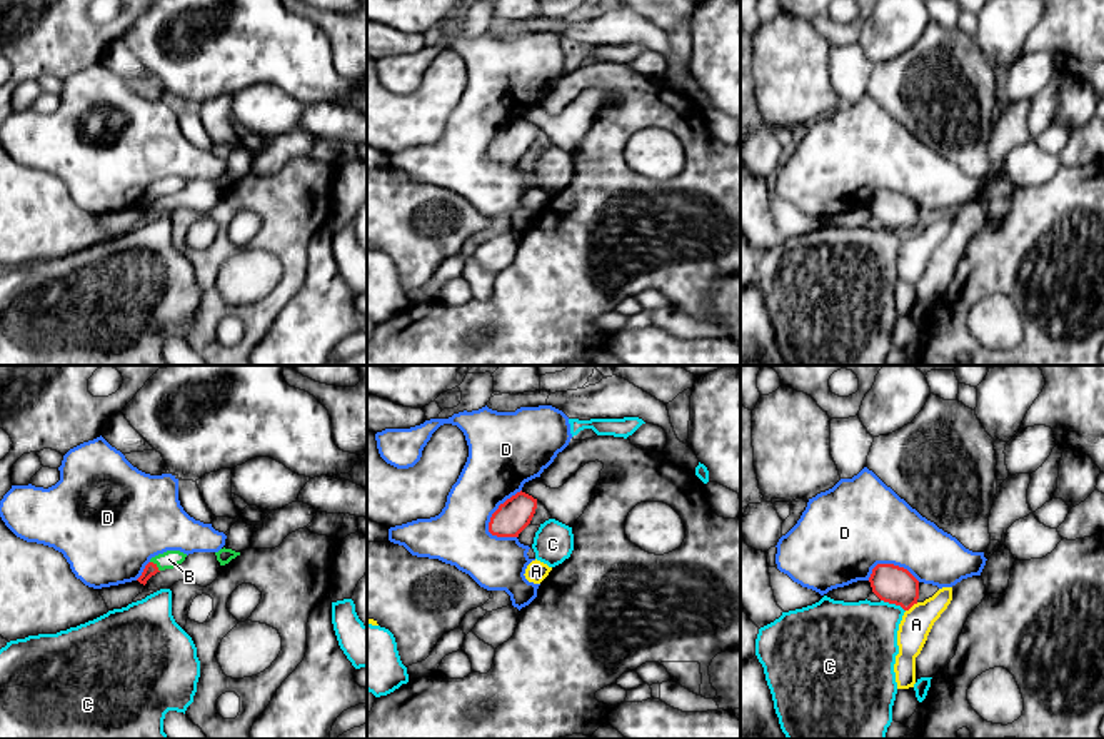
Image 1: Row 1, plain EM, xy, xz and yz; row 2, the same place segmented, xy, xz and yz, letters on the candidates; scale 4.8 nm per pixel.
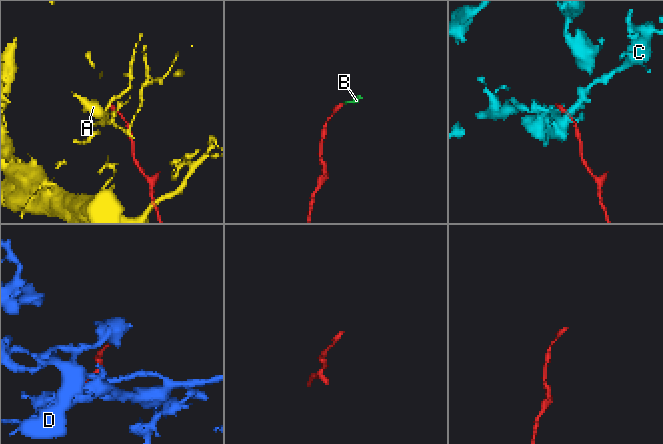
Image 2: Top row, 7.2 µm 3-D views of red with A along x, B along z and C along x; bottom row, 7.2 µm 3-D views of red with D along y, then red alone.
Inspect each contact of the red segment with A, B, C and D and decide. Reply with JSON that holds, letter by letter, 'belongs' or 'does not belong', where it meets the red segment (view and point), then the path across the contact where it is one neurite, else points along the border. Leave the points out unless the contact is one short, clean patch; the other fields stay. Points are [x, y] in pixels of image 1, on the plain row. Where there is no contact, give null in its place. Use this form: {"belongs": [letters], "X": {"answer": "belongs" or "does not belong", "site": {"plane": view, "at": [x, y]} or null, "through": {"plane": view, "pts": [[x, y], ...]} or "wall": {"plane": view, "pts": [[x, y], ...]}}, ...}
{"belongs": ["B"], "A": {"answer": "does not belong", "site": {"plane": "yz", "at": [911, 232]}}, "B": {"answer": "belongs", "site": {"plane": "xy", "at": [155, 192]}, "through": {"plane": "xy", "pts": [[150, 196], [155, 192], [169, 186]]}}, "C": {"answer": "does not belong", "site": {"plane": "yz", "at": [893, 229]}}, "D": {"answer": "does not belong", "site": {"plane": "xz", "at": [496, 137]}}}

